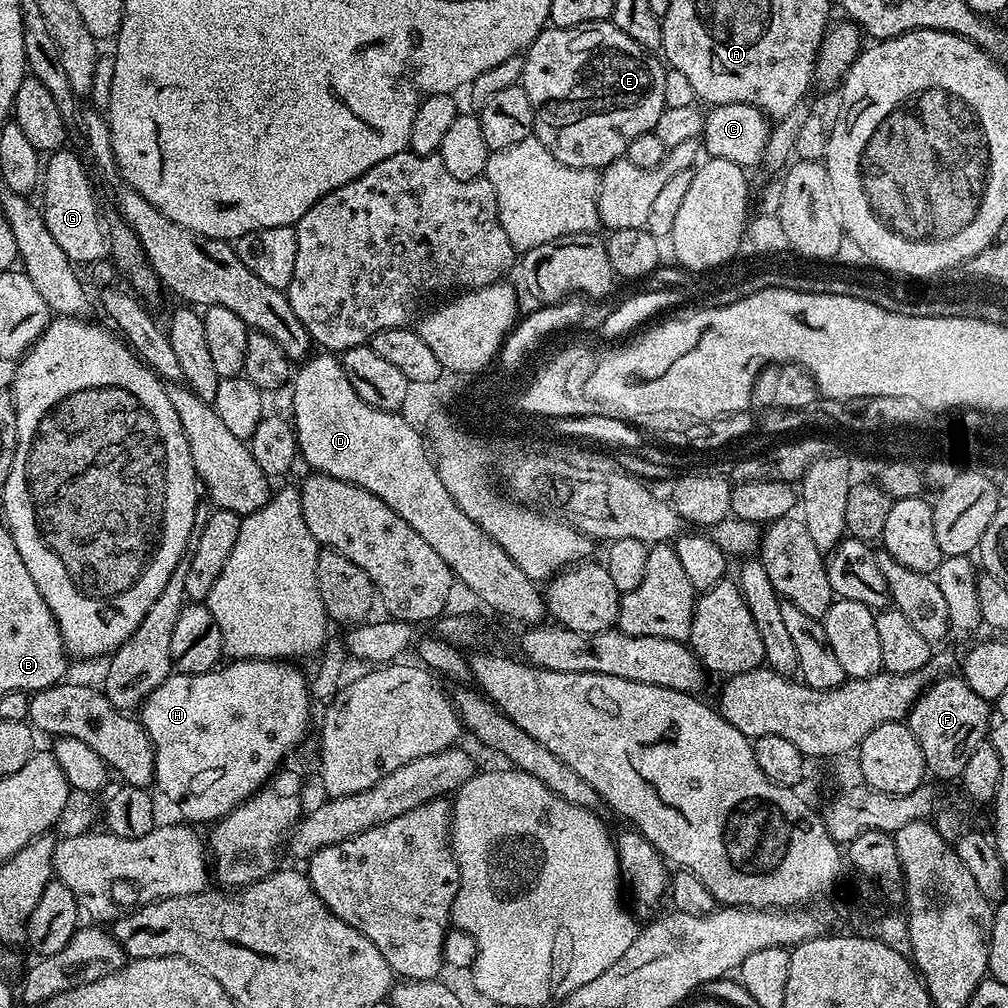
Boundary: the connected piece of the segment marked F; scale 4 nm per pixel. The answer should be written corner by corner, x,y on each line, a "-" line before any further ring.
948,674
943,678
931,684
924,689
924,693
917,698
912,709
906,717
908,729
918,738
918,746
922,746
922,758
924,759
925,769
932,772
940,780
955,781
966,770
966,761
969,760
970,754
982,743
985,743
986,737
990,732
990,704
974,690
959,675

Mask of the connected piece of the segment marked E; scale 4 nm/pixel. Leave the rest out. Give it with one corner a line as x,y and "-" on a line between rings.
611,19
595,20
594,22
586,22
569,28
545,27
544,31
528,45
523,53
524,73
520,79
520,84
526,90
526,98
530,98
530,106
534,110
534,126
532,130
536,139
542,142
542,146
546,146
546,150
550,150
550,154
554,154
554,158
558,158
558,162
562,162
571,168
603,170
610,162
621,159
627,153
630,142
634,142
634,138
655,129
658,114
662,114
665,107
666,68
659,59
656,61
652,56
655,55
649,49
638,46
638,42
634,42
634,38
630,38
630,34
618,30
618,26
613,24

